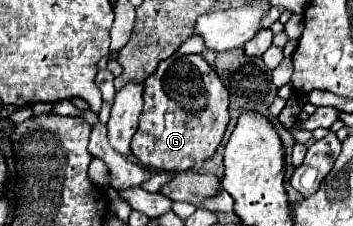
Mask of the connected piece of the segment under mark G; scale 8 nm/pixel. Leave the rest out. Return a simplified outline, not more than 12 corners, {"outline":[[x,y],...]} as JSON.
{"outline":[[202,55],[144,81],[132,153],[188,171],[228,127],[230,93]]}

